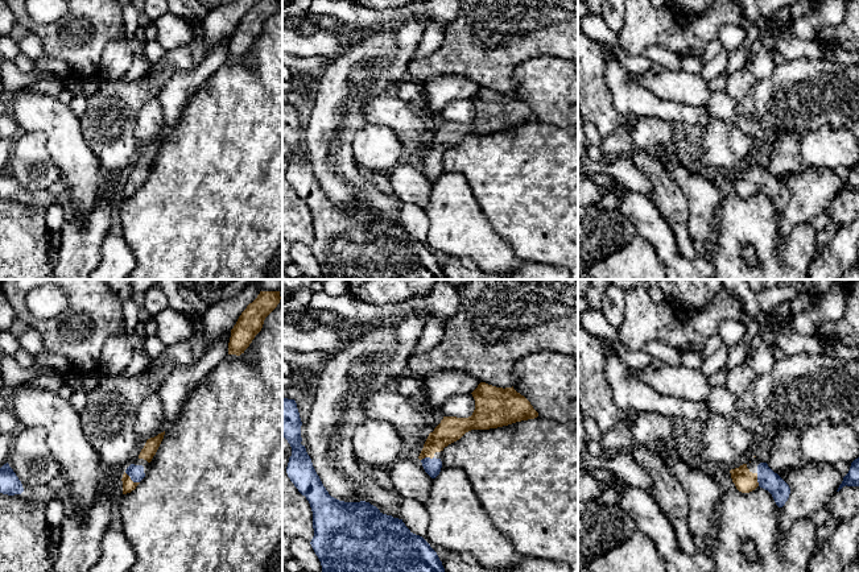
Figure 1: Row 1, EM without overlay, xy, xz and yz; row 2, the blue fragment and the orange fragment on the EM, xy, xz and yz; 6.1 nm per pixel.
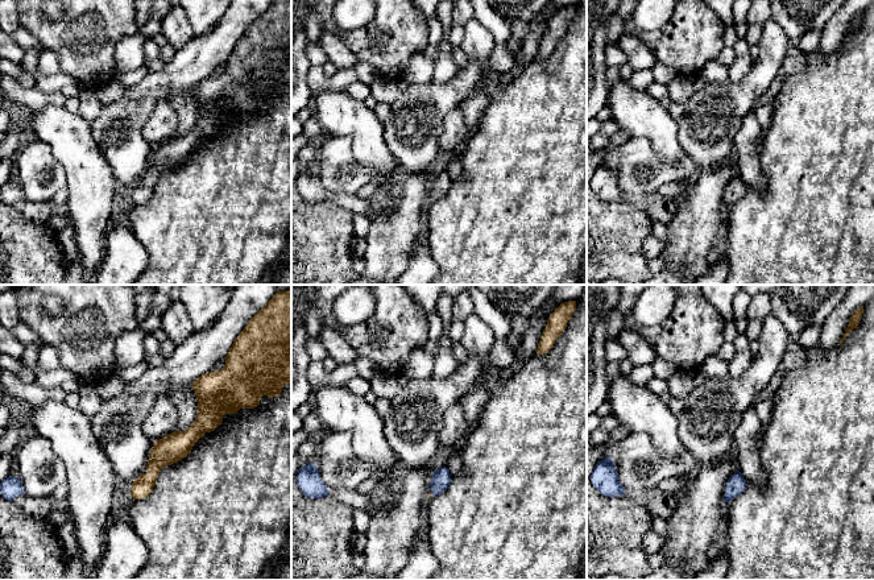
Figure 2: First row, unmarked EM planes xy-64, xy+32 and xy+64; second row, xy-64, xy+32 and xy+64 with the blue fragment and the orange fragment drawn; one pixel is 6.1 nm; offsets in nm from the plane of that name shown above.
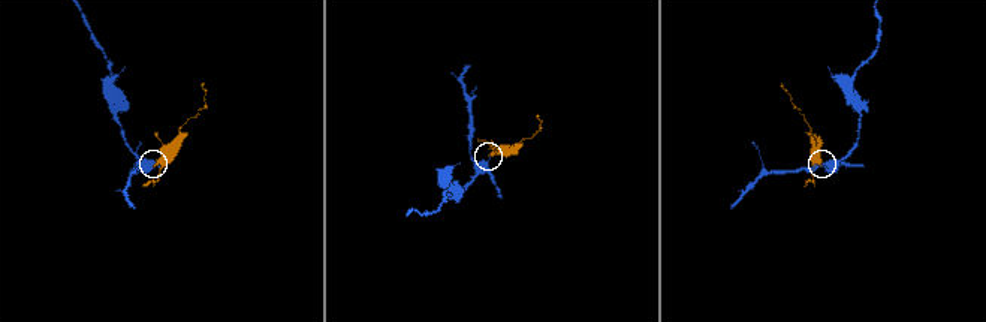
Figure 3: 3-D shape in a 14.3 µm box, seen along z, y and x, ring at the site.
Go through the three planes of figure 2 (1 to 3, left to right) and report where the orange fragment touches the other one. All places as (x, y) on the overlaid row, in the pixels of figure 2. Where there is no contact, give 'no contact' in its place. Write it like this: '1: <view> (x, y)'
1: no contact
2: xy+32 (431, 493)
3: no contact

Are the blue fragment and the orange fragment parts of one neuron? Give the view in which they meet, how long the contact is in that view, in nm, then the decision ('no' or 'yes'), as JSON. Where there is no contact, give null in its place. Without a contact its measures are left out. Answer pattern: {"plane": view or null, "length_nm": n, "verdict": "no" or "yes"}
{"plane": "xy", "length_nm": 120, "verdict": "yes"}

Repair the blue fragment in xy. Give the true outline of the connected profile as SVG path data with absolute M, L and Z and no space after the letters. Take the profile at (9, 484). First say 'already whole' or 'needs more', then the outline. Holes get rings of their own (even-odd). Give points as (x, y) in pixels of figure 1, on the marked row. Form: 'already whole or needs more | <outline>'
already whole | M4 464L0 468L0 493L15 496L21 494L24 492L22 484L9 467L9 464Z

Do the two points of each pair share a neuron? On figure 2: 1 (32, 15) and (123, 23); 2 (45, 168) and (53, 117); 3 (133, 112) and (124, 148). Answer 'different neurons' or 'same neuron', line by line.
1: same neuron
2: different neurons
3: same neuron

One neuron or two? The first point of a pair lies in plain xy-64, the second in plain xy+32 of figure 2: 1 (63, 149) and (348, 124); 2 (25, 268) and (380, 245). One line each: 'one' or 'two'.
1: one
2: two

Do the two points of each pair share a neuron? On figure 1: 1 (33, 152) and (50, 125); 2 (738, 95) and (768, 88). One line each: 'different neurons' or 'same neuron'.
1: different neurons
2: different neurons

